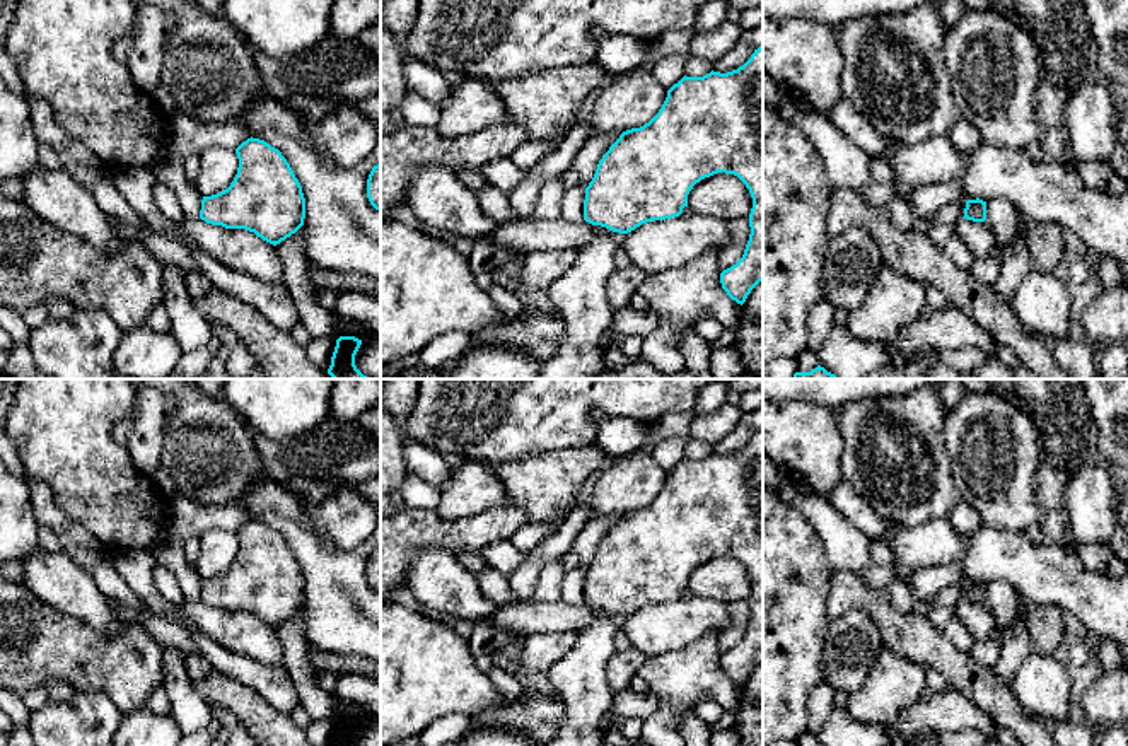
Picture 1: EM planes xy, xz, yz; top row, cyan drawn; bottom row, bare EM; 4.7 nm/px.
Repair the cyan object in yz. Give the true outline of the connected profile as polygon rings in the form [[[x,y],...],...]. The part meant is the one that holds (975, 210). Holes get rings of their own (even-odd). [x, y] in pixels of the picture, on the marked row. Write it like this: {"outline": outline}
{"outline": [[[980,198],[968,200],[962,219],[973,220],[973,222],[985,222],[986,220],[986,201]]]}

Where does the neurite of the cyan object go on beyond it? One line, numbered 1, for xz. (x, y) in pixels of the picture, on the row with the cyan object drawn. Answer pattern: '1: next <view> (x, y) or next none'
1: next none

